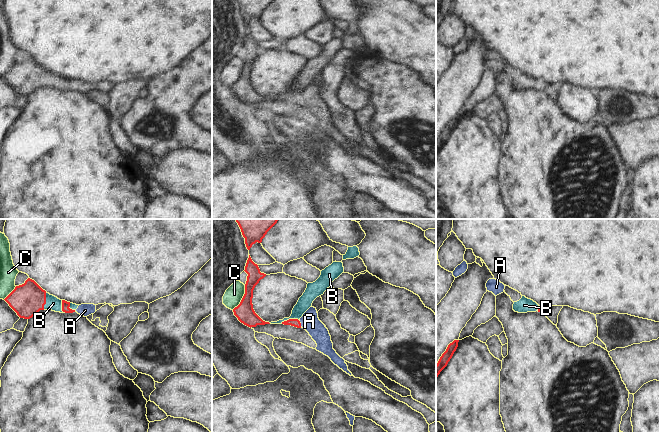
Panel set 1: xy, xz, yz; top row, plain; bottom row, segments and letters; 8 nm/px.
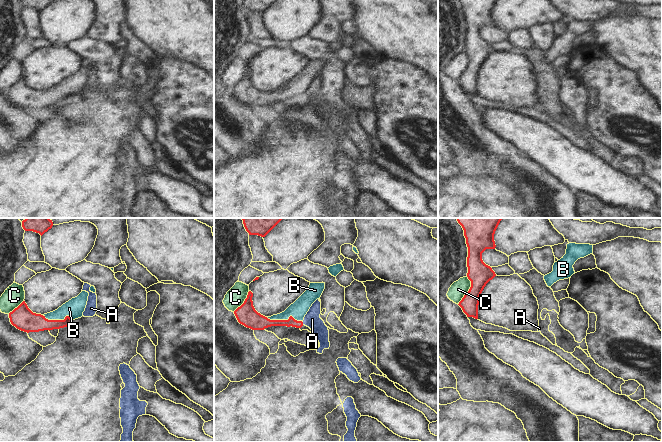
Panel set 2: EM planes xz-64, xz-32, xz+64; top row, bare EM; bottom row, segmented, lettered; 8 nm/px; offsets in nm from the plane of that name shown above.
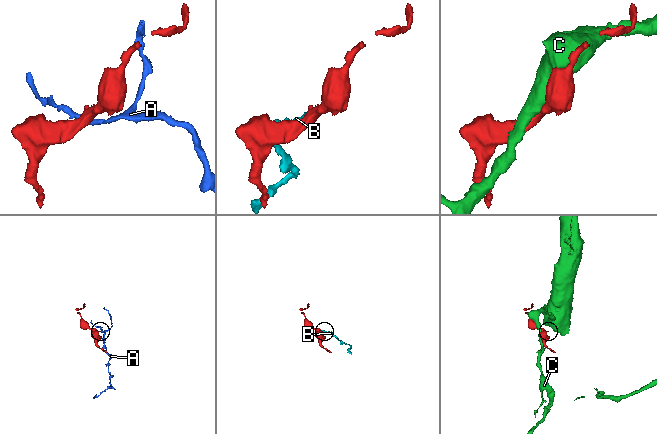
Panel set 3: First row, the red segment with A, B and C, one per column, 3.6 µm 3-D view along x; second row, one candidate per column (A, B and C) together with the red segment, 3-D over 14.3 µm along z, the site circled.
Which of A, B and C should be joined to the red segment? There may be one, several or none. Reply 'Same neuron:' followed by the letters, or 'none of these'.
Same neuron: B

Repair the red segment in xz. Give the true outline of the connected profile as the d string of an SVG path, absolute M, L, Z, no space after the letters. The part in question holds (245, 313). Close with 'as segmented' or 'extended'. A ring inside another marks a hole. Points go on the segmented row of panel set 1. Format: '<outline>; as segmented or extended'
M250 255L247 260L245 270L248 276L245 284L245 294L240 304L233 309L234 315L238 320L248 327L256 327L257 325L270 324L263 321L254 311L252 298L255 286L263 279L266 274L261 273L257 264L255 264Z; as segmented

